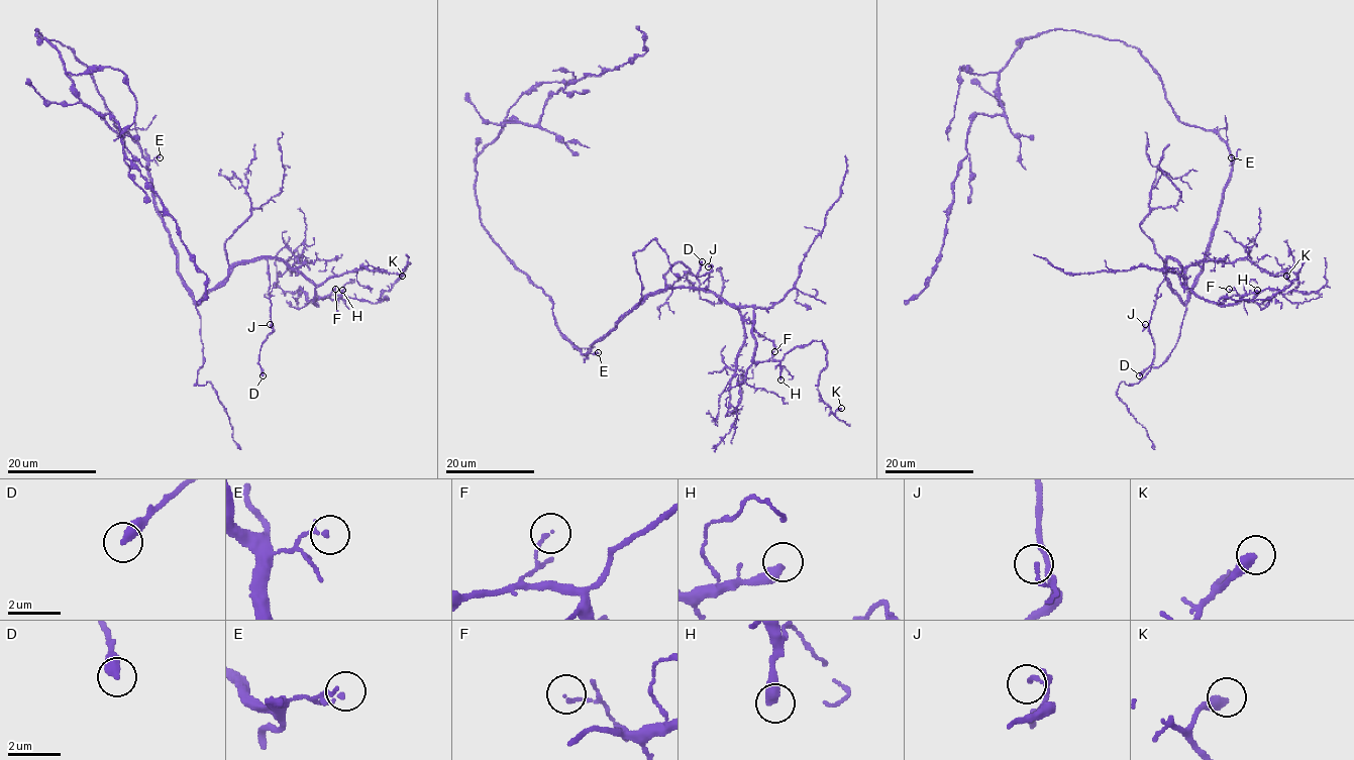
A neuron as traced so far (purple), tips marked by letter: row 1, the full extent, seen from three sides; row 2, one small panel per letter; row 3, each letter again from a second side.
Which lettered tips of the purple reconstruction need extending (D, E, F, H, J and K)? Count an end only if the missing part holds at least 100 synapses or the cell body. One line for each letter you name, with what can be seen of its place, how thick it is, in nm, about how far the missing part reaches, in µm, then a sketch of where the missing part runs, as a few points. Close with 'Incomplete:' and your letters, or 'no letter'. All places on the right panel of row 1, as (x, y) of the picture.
Incomplete: no letter

